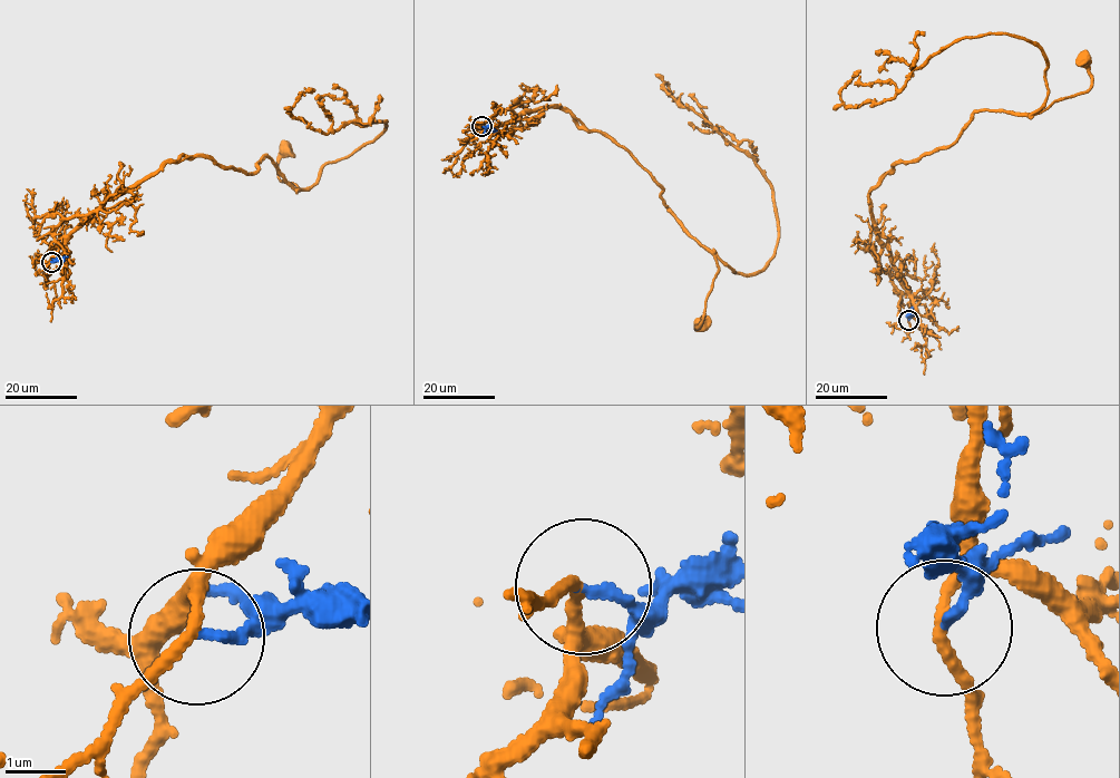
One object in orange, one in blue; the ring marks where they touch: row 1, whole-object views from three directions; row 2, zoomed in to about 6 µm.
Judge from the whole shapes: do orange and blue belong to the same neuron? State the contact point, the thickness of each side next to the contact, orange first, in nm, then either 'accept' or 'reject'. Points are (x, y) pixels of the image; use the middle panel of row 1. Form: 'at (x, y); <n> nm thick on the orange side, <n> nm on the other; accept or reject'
at (481, 126); 200 nm thick on the orange side, 140 nm on the other; reject

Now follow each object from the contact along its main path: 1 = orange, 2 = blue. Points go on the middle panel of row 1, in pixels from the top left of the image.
1: (481, 126), (488, 134), (525, 113), (560, 107), (627, 148), (684, 231), (714, 259), (698, 323)
2: (481, 126), (497, 130)

